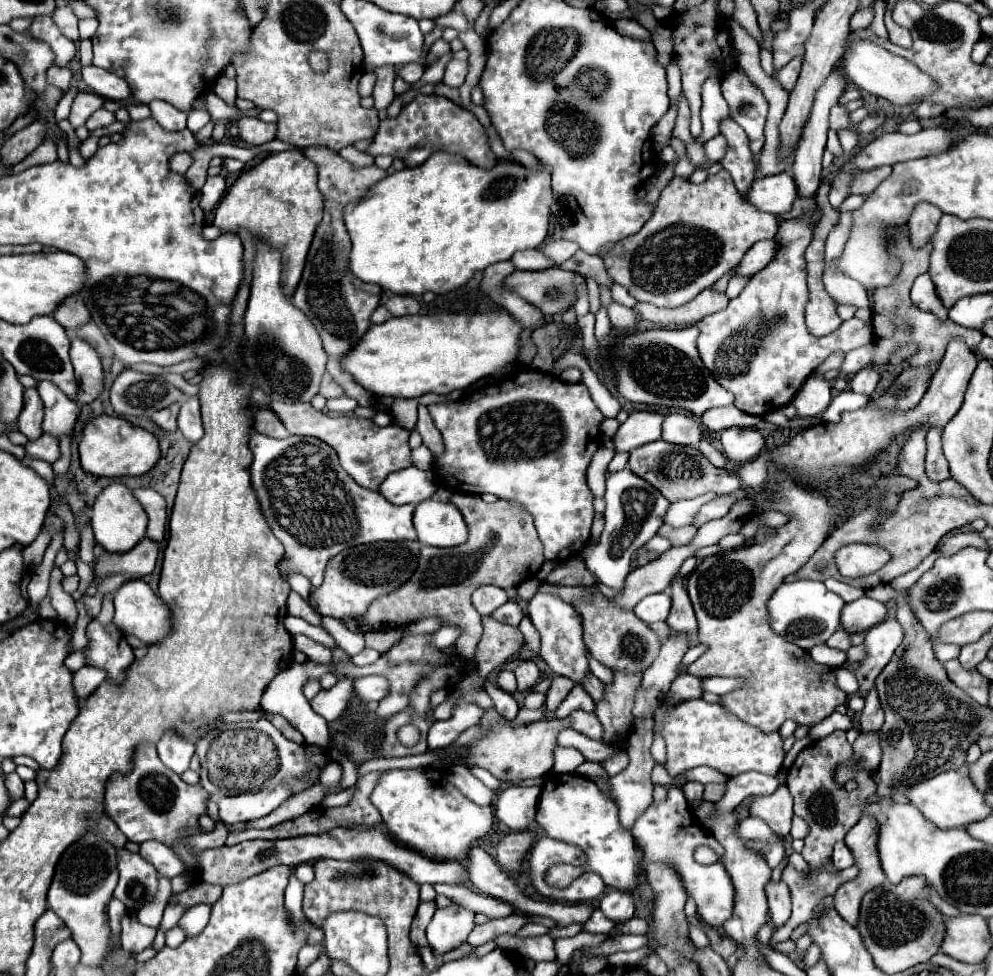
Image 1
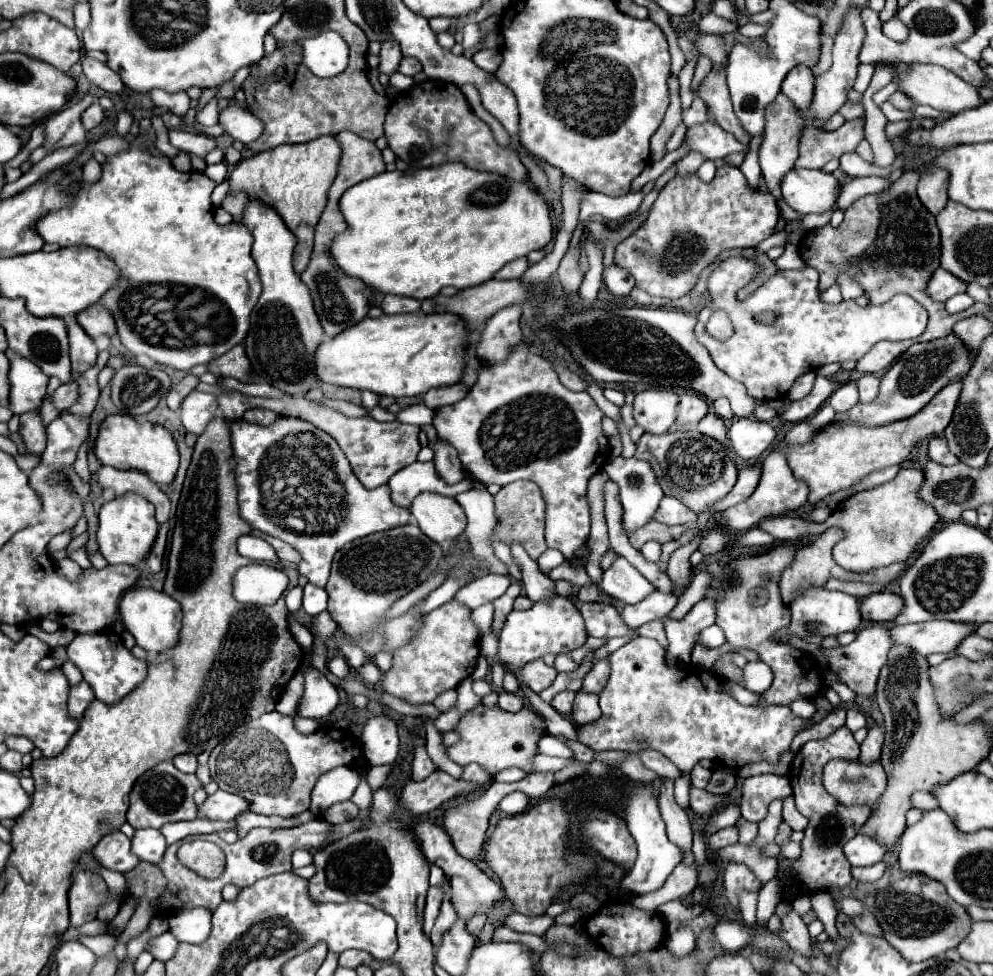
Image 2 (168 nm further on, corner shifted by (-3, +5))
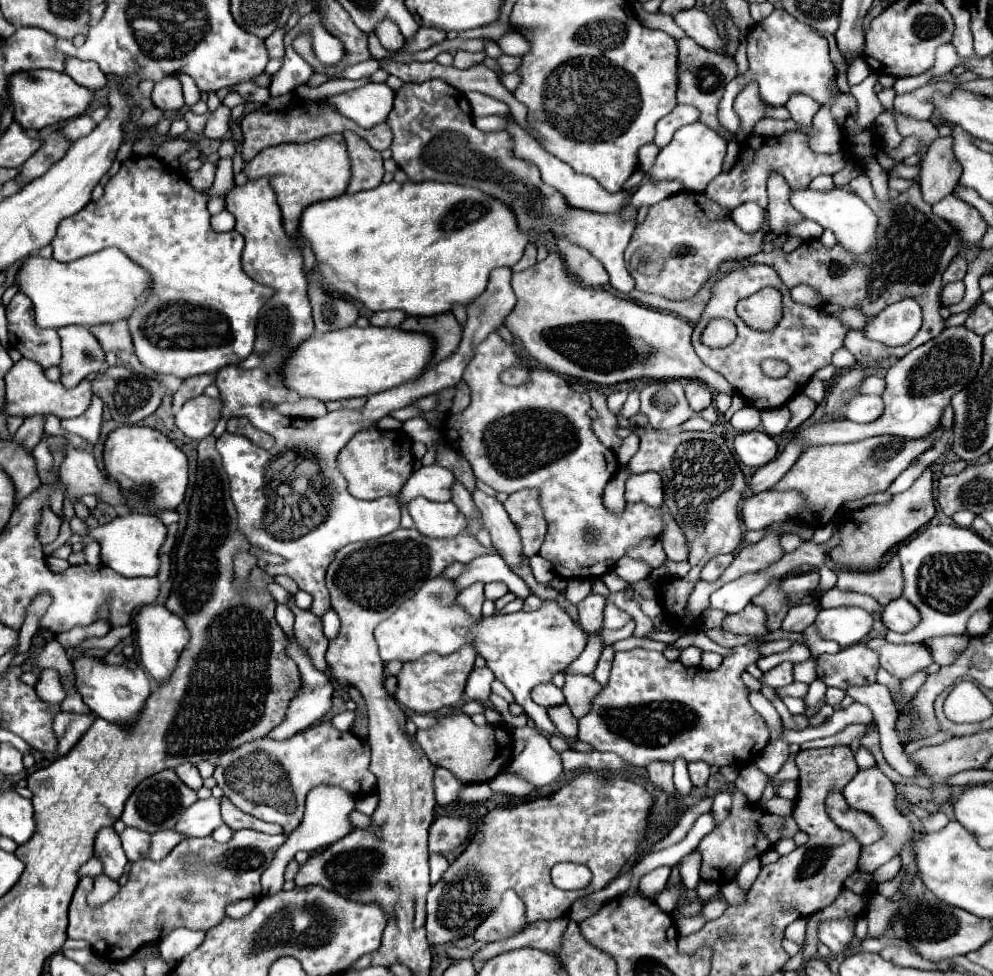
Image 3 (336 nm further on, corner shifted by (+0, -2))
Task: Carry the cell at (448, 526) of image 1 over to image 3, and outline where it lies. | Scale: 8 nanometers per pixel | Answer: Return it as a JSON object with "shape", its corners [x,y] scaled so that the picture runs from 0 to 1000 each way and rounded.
{"shape":[[[419,509],[411,515],[411,524],[419,542],[437,552],[455,552],[469,540],[469,530],[457,515],[439,515],[427,509]]]}

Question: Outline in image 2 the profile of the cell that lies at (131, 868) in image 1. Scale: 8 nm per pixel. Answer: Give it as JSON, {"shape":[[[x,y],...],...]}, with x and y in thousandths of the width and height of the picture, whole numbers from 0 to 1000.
{"shape":[[[122,850],[104,857],[94,869],[94,877],[100,885],[104,885],[104,889],[122,895],[134,891],[140,885],[138,877],[132,875],[132,861]]]}

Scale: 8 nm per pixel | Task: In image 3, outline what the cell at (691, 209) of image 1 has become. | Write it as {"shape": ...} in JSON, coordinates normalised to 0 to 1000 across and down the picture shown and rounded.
{"shape":[[[685,196],[655,212],[649,228],[640,233],[628,265],[642,298],[685,308],[701,302],[727,267],[765,259],[769,243],[771,233],[765,233],[761,239],[749,239],[737,226],[735,214],[723,212],[711,198]]]}

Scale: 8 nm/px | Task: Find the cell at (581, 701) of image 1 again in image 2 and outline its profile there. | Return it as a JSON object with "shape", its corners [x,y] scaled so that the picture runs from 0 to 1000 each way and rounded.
{"shape":[[[613,672],[605,674],[605,676],[597,682],[597,686],[589,693],[589,697],[587,697],[587,707],[589,707],[589,709],[599,709],[599,711],[603,711],[603,709],[607,707],[607,703],[611,701],[611,697],[613,697]]]}

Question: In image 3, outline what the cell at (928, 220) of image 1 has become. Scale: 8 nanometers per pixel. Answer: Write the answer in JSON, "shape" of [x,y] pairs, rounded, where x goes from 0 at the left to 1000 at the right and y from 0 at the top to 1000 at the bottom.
{"shape":[[[947,140],[933,155],[926,169],[926,194],[933,208],[945,208],[961,196],[969,179],[969,171],[959,159],[959,142]]]}

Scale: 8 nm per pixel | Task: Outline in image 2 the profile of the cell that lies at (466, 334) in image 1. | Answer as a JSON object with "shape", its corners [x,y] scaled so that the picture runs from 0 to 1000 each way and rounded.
{"shape":[[[400,322],[400,324],[382,324],[382,326],[366,326],[355,336],[347,336],[347,340],[325,348],[319,355],[319,387],[329,393],[358,398],[358,400],[374,400],[382,406],[420,406],[428,404],[434,398],[454,395],[464,389],[468,377],[468,336],[464,336],[464,328],[460,324],[428,324],[420,322]]]}

